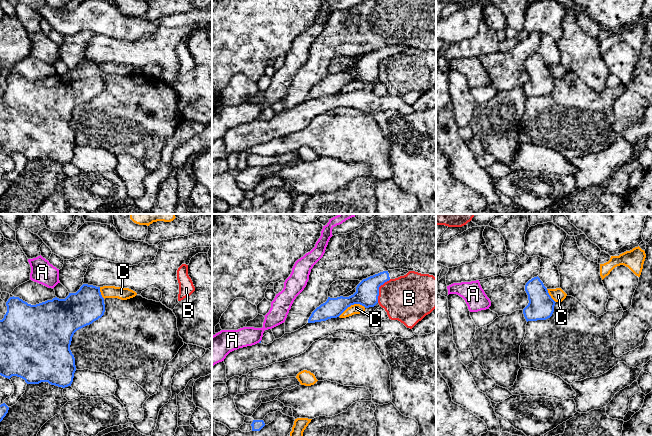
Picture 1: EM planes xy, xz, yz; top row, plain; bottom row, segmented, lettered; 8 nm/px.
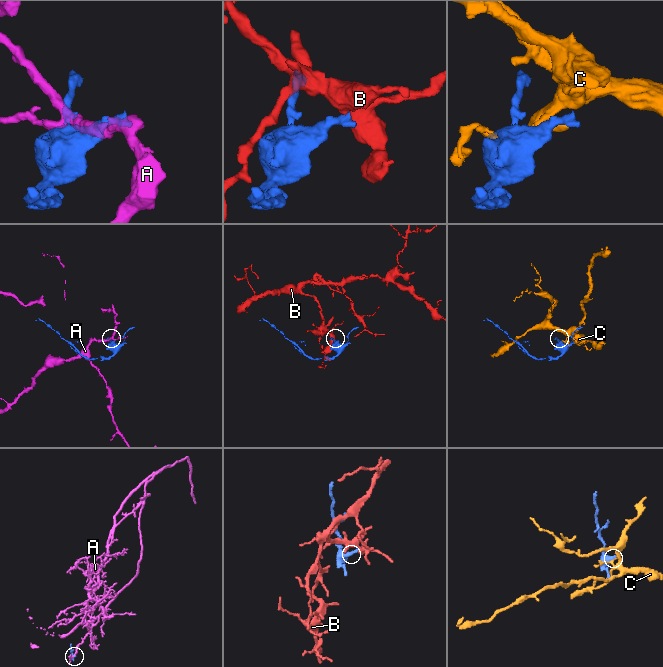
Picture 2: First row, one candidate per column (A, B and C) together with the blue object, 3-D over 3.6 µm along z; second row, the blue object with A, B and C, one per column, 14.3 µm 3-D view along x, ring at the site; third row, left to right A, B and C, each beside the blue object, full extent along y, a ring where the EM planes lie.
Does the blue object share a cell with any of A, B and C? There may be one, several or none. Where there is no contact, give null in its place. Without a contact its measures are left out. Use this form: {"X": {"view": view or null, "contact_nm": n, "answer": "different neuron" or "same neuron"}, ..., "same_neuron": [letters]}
{"A": {"view": null, "answer": "different neuron"}, "B": {"view": "xz", "contact_nm": 220, "answer": "different neuron"}, "C": {"view": "xz", "contact_nm": 240, "answer": "different neuron"}, "same_neuron": []}

